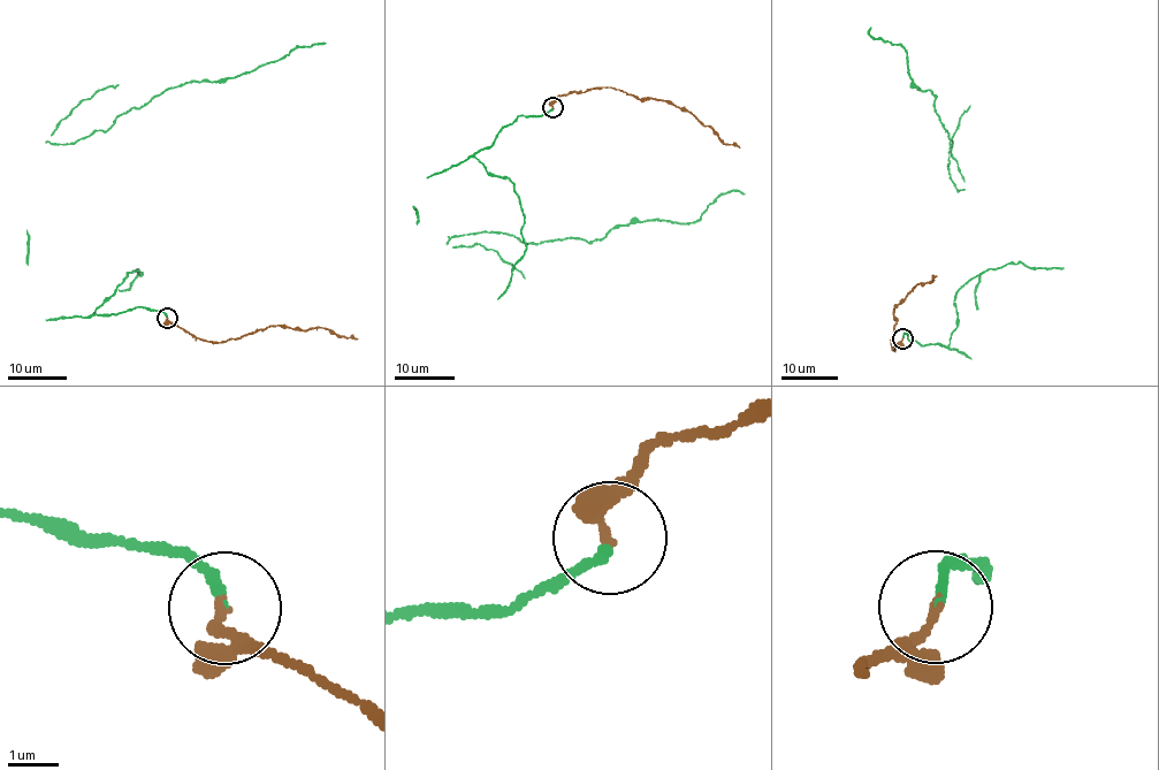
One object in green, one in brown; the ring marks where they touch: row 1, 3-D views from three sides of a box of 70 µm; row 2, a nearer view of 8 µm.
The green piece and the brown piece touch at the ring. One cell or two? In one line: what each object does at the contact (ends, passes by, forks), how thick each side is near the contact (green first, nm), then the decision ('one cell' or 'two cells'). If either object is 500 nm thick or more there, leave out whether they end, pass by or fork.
green ends there; brown ends there; 170 nm thick on the green side, 180 nm on the other; one cell

